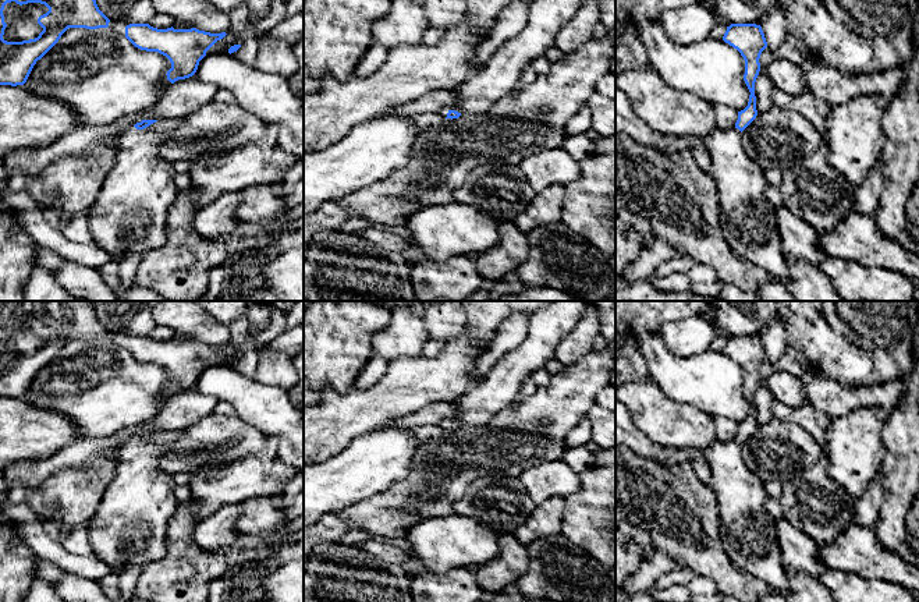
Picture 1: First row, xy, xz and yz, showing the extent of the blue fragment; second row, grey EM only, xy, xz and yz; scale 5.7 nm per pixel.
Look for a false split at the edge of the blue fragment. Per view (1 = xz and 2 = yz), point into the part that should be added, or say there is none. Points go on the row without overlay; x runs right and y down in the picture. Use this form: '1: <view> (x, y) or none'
1: xz (547, 326)
2: yz (748, 533)

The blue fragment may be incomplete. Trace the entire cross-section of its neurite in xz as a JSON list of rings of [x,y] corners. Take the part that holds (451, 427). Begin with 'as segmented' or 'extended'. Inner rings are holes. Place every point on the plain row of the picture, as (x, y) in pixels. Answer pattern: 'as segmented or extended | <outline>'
extended | [[[551,301],[546,308],[531,314],[526,337],[497,361],[478,387],[455,400],[455,417],[439,425],[451,432],[462,425],[483,426],[512,406],[524,380],[556,357],[558,343],[575,327],[585,307],[586,301]]]

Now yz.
extended | [[[731,336],[723,353],[737,361],[745,372],[744,393],[751,404],[748,418],[738,424],[738,432],[732,440],[714,440],[705,452],[710,468],[710,488],[718,502],[721,520],[721,543],[730,560],[752,577],[767,582],[774,591],[784,592],[790,581],[783,564],[781,549],[777,541],[776,521],[766,509],[769,497],[764,482],[755,475],[744,461],[742,443],[756,431],[755,394],[760,383],[760,366],[767,354],[760,337]]]

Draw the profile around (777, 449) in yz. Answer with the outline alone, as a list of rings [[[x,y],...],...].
[[[776,417],[742,443],[745,464],[763,482],[784,482],[815,465],[822,454],[822,446],[802,426]]]

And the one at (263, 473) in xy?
[[[267,435],[262,450],[242,458],[198,472],[189,482],[195,521],[205,520],[220,507],[242,503],[252,496],[281,495],[298,474],[277,454],[276,440]]]

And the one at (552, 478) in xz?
[[[561,458],[536,464],[522,471],[518,479],[524,484],[535,504],[540,504],[553,496],[565,499],[581,488],[579,474]]]

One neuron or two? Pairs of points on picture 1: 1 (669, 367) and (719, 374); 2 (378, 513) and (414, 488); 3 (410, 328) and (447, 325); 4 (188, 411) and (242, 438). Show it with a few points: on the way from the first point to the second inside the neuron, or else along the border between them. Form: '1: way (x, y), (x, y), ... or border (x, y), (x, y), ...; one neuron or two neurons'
1: way (681, 374), (706, 374); one neuron
2: way (386, 513), (405, 496); one neuron
3: border (421, 315), (428, 335), (422, 354); two neurons
4: border (213, 413), (181, 431); two neurons

